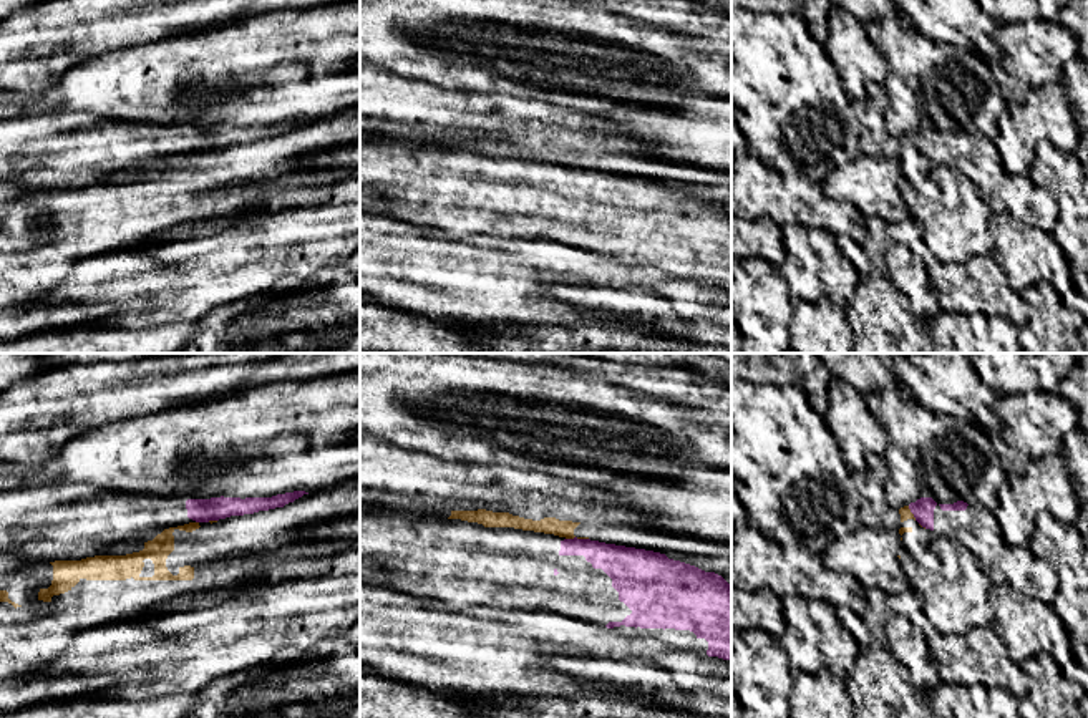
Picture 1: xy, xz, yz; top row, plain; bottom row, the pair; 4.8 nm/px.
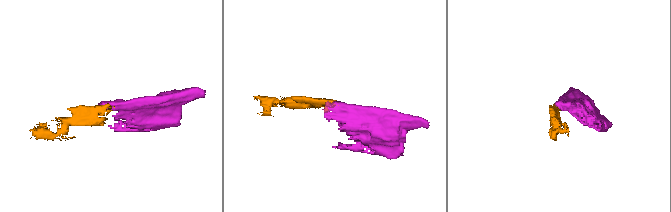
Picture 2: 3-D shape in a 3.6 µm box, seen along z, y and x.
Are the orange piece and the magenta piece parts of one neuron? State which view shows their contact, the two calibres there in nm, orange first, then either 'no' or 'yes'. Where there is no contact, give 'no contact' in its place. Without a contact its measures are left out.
yz | 50/110 nm | no

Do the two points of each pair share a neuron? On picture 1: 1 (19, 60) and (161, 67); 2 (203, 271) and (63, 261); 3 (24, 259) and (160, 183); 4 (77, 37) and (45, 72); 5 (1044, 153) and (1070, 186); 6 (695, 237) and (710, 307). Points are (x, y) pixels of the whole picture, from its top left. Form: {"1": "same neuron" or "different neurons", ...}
{"1": "different neurons", "2": "different neurons", "3": "same neuron", "4": "same neuron", "5": "same neuron", "6": "different neurons"}

